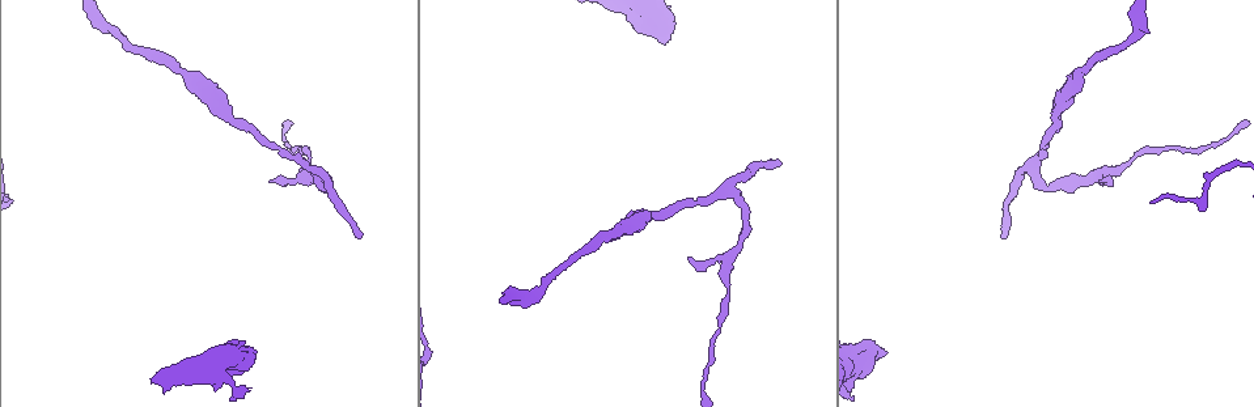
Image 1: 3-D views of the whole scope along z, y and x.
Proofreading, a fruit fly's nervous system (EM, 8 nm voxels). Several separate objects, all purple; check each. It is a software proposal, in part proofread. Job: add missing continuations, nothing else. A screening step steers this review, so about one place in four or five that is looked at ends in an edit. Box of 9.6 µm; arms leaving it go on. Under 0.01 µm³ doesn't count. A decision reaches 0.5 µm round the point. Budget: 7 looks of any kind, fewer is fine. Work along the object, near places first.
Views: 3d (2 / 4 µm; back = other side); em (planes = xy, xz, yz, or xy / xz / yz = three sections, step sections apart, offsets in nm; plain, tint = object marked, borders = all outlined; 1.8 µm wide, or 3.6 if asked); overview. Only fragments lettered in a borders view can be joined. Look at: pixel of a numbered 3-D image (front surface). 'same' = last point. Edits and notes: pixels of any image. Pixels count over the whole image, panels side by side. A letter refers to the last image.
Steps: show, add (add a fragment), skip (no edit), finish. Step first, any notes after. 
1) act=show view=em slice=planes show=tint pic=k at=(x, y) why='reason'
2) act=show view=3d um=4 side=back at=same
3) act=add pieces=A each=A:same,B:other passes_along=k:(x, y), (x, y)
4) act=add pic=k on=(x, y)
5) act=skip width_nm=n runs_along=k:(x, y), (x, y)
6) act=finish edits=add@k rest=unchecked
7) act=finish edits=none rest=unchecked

act=show view=3d um=4 pic=1 at=(665, 42)

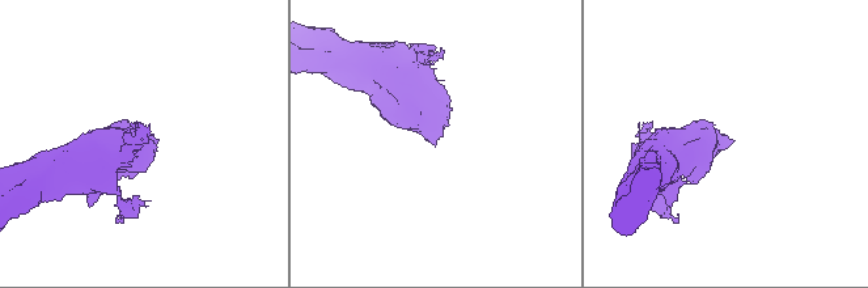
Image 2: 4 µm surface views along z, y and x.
act=show view=em um=3.6 slice=planes show=borders pic=2 at=(730, 145) why='now the EM'

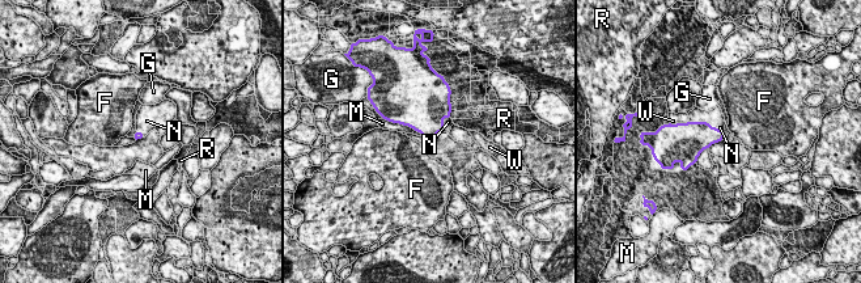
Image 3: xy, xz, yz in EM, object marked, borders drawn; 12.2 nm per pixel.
act=add pieces=N each=F:other,G:other,M:other,N:same,R:other,W:other found='it goes on there'

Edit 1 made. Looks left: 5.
act=show view=overview why='redraw'

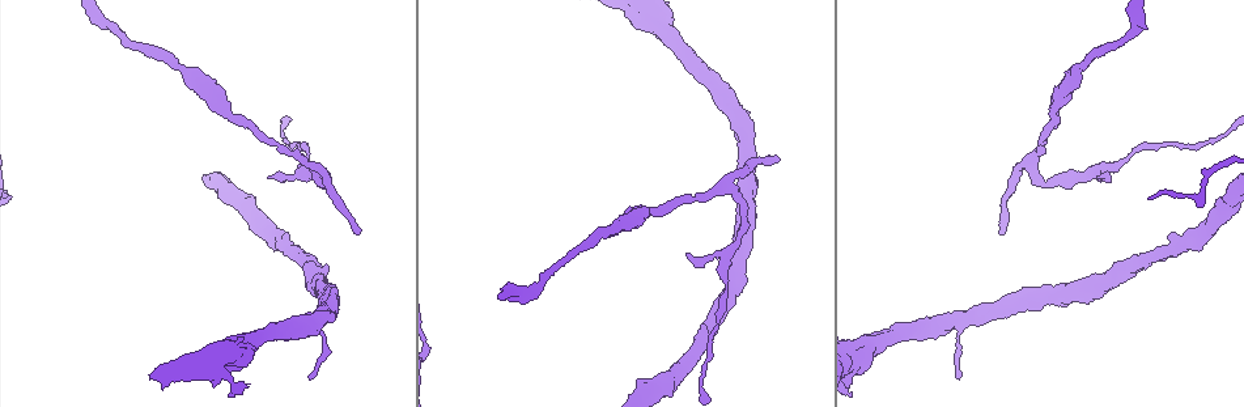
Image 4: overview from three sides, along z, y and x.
act=show view=em slice=planes show=borders pic=4 at=(685, 253) why='tapers out'

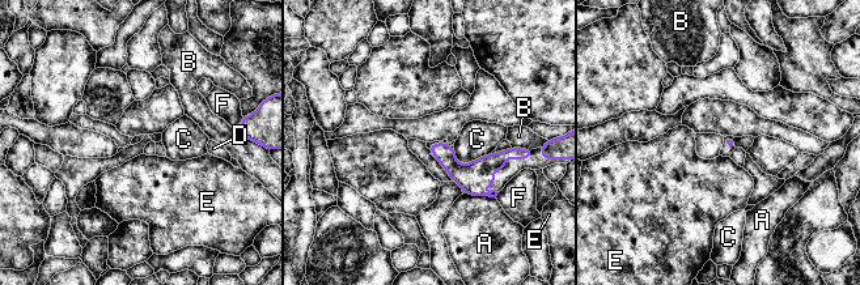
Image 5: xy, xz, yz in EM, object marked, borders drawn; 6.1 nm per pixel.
act=skip longest_contact=C:240nm each=A:other,B:other,C:other,D:other,E:other,F:other border=5:(453, 148), (461, 162), (491, 152) found='none of them fits'

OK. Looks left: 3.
act=finish edits=add@3 rest=unchecked

